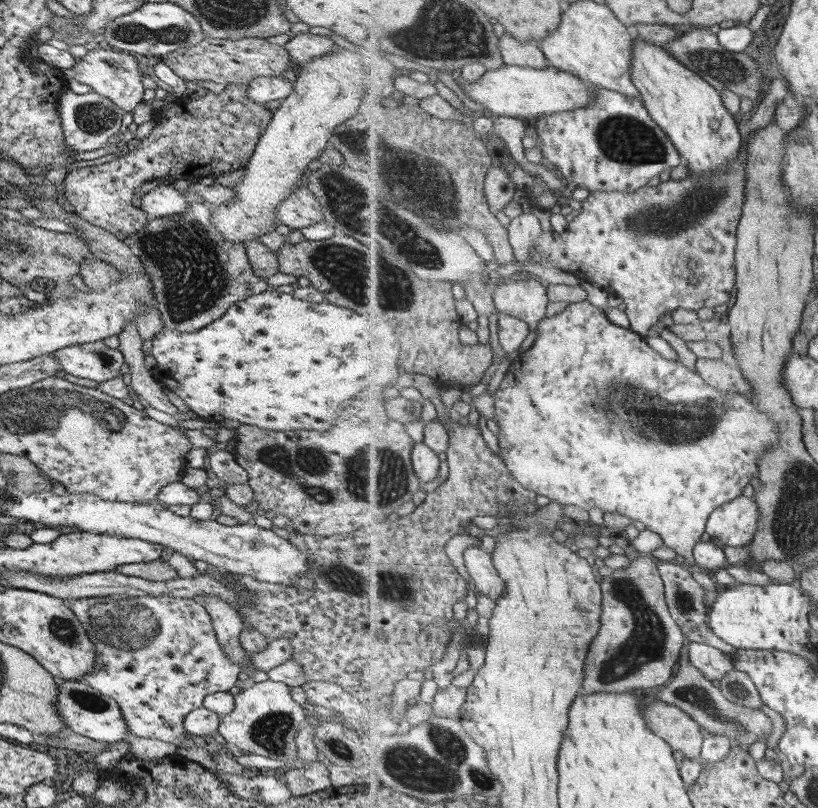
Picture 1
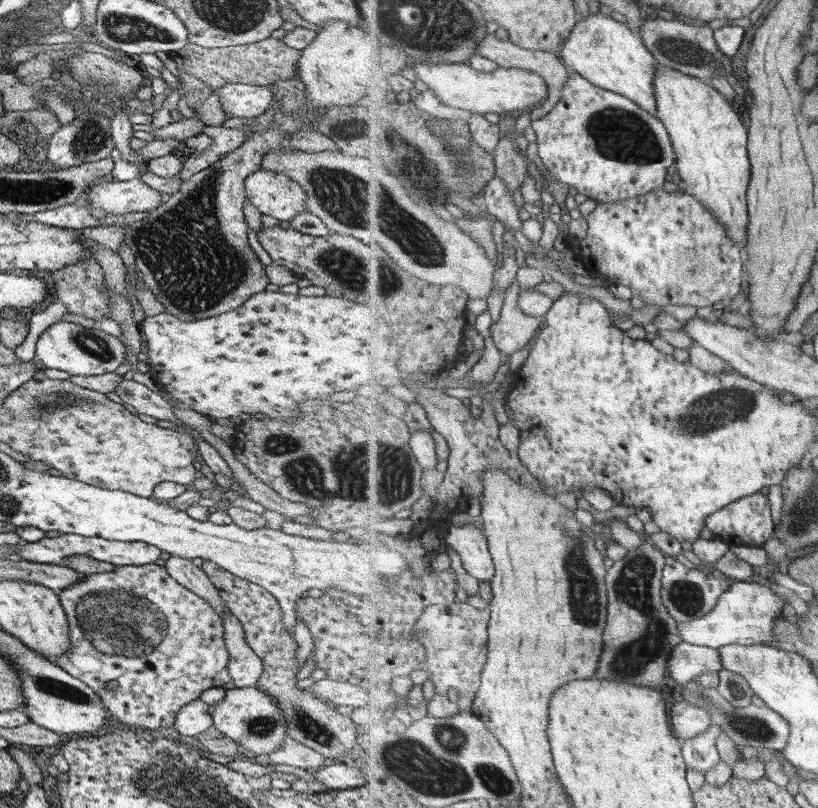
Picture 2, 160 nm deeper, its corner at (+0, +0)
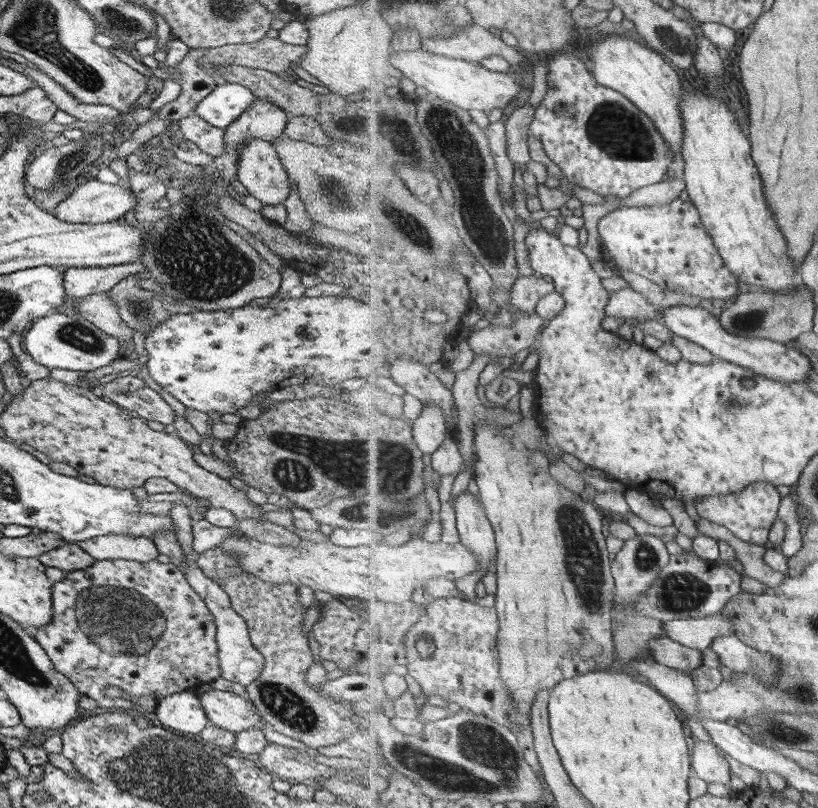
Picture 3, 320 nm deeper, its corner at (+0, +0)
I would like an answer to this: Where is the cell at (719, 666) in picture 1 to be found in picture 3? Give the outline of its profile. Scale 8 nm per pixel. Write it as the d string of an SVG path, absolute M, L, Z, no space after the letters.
M667 636L653 640L650 648L657 662L683 672L692 674L692 670L703 664L700 650L679 644Z

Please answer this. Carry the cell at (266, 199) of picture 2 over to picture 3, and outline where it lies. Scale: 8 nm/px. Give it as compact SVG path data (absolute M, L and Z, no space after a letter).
M252 138L242 144L236 160L236 177L245 187L245 190L259 200L262 205L281 204L287 198L288 176L281 166L274 146L270 142Z

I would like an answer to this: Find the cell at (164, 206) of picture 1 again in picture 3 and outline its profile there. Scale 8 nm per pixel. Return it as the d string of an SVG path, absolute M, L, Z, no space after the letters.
M94 178L77 185L67 195L67 198L61 200L58 205L55 205L47 212L57 218L57 221L73 225L121 221L129 210L133 210L133 205L137 204L137 200L133 199L133 196L134 194L131 190L128 191L121 185L103 183Z

